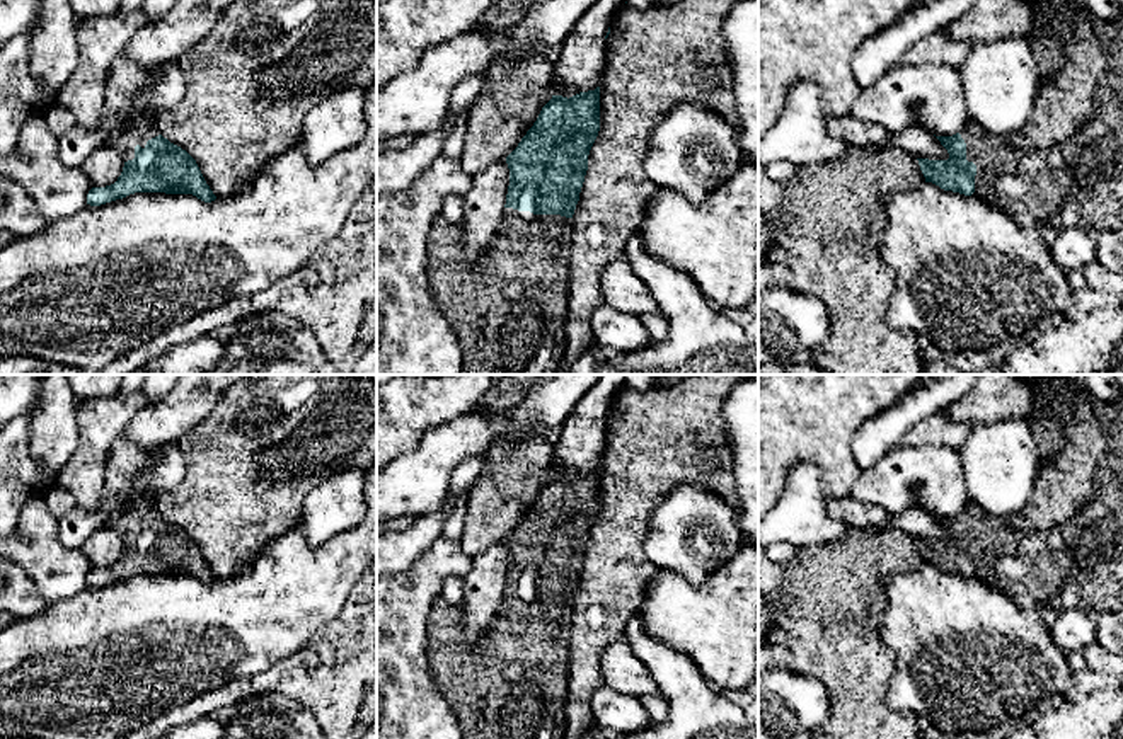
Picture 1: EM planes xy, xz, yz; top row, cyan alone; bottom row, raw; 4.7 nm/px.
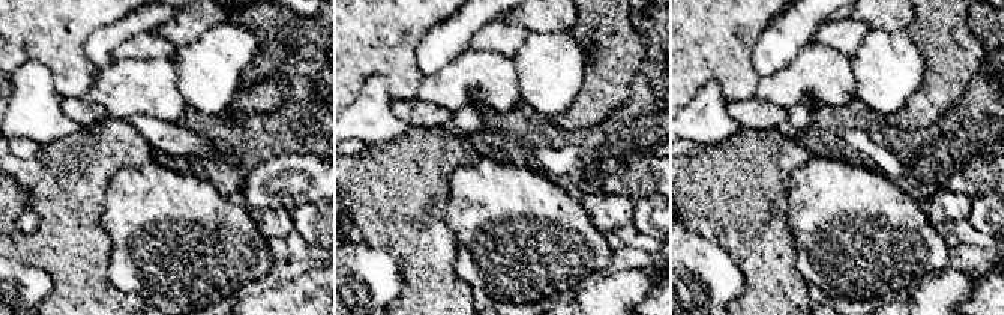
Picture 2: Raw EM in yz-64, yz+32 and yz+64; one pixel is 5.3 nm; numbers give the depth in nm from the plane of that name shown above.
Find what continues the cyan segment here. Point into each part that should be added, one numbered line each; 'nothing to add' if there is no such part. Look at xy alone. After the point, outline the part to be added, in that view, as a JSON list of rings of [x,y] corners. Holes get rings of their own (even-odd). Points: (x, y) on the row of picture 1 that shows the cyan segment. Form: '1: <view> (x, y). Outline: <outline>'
1: xy (140, 130). Outline: [[[138,116],[130,124],[126,124],[107,145],[121,152],[123,160],[135,158],[135,146],[145,148],[147,141],[158,136],[160,131],[155,124],[153,116]]]

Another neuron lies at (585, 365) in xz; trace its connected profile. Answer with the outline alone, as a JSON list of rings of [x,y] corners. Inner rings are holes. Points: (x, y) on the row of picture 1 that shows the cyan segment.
[[[585,352],[573,363],[567,375],[595,375],[596,368],[598,363],[591,352]]]

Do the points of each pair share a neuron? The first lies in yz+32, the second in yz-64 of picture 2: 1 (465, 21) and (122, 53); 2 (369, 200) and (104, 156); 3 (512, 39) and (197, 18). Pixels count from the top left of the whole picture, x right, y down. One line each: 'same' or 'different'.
1: different
2: same
3: different

